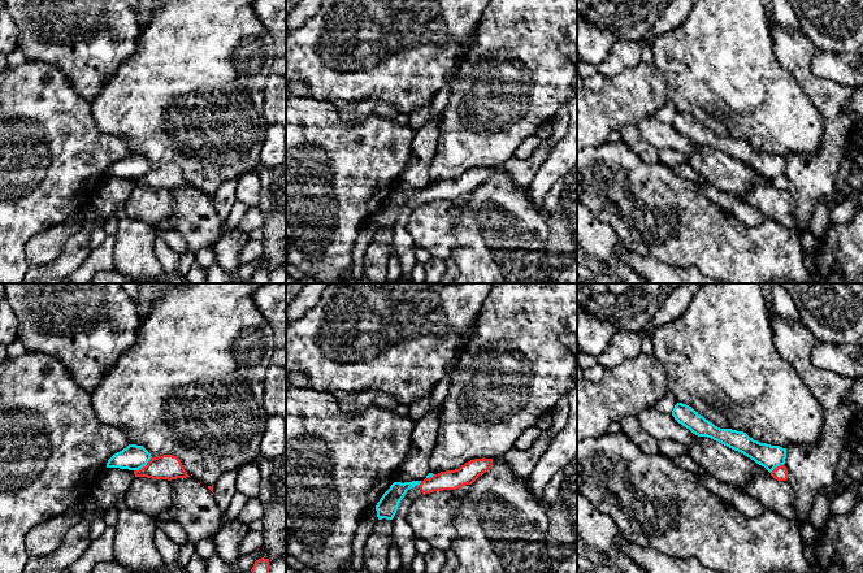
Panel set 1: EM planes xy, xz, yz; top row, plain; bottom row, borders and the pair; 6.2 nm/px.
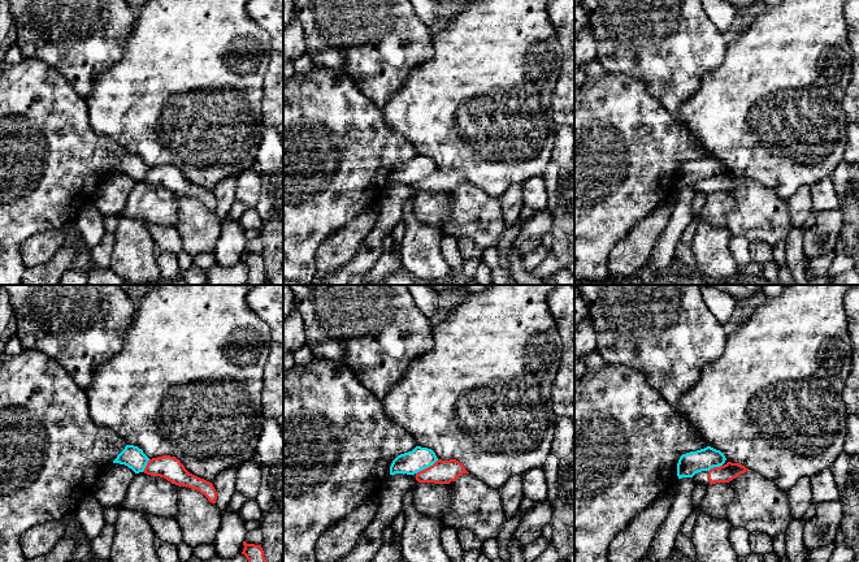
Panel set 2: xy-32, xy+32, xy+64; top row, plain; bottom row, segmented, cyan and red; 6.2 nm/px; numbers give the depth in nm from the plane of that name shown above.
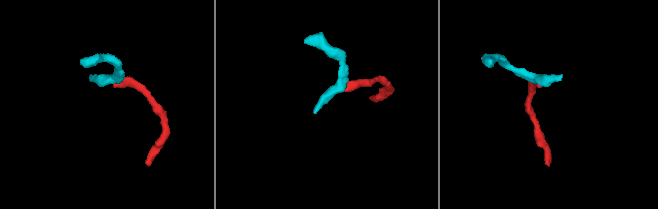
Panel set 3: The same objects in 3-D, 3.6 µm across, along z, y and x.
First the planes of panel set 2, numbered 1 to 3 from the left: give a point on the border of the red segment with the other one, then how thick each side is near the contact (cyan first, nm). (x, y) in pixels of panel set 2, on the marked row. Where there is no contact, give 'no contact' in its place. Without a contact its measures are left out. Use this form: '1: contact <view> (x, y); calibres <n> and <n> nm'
1: contact xy-32 (146, 465); calibres 140 and 140 nm
2: contact xy+32 (426, 467); calibres 140 and 140 nm
3: contact xy+64 (715, 466); calibres 140 and 110 nm

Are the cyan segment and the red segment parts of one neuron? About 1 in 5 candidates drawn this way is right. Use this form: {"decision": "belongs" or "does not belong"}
{"decision": "does not belong"}

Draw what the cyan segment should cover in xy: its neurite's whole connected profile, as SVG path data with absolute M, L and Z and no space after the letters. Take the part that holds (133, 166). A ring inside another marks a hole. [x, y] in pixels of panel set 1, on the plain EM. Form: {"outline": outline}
{"outline": "M129 153L108 169L107 177L139 179L147 174L151 166L151 162L143 155Z"}

